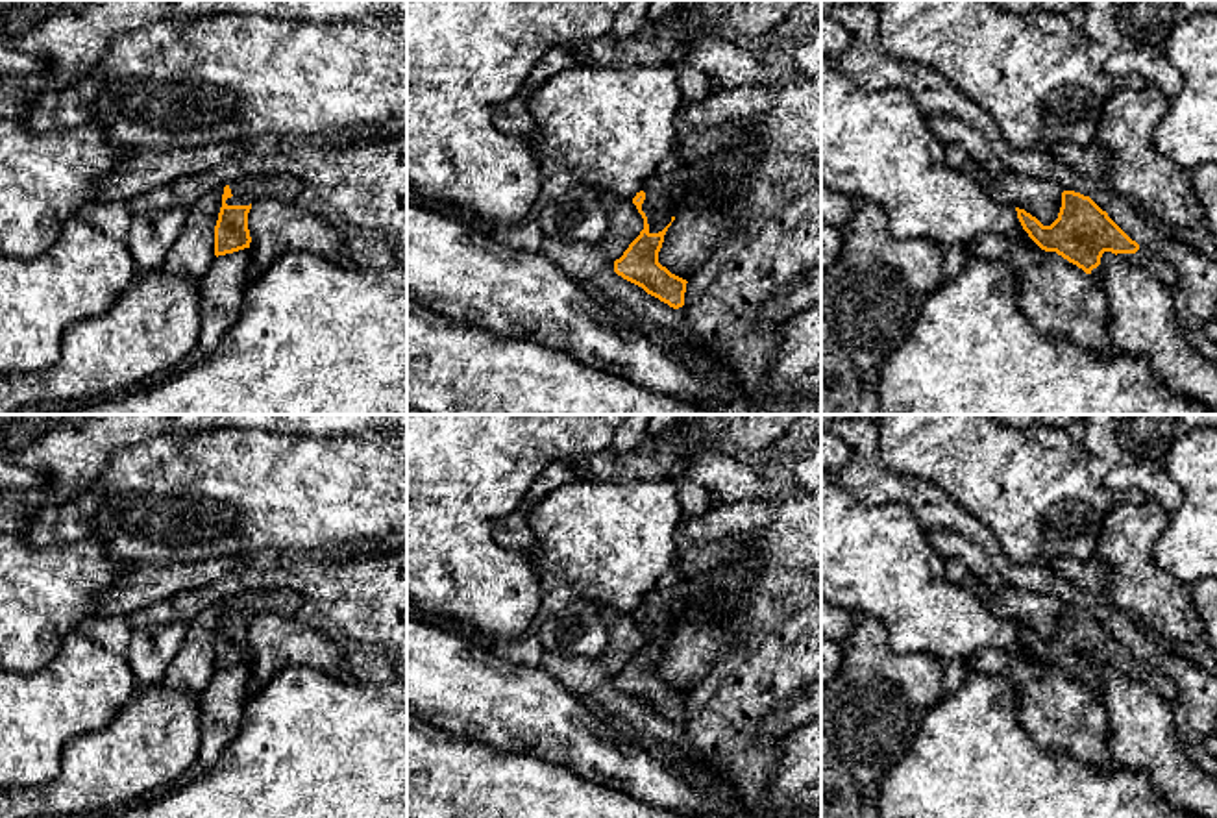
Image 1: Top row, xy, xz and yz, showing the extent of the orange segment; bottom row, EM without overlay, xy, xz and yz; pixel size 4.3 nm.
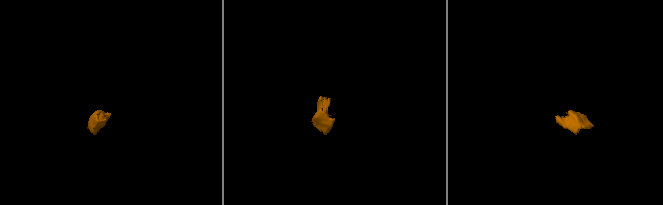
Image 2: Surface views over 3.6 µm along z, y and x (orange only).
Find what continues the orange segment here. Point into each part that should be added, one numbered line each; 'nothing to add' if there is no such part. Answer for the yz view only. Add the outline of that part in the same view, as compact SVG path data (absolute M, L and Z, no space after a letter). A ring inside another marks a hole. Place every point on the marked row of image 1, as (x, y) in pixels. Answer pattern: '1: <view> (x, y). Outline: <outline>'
1: yz (1143, 258). Outline: M1139 246L1136 254L1117 254L1119 259L1139 266L1152 274L1160 283L1163 283L1171 292L1180 285L1176 272L1149 248Z

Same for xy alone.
1: xy (285, 187). Outline: M290 174L240 178L229 185L231 198L227 205L250 205L261 198L276 198L292 204L305 183Z

